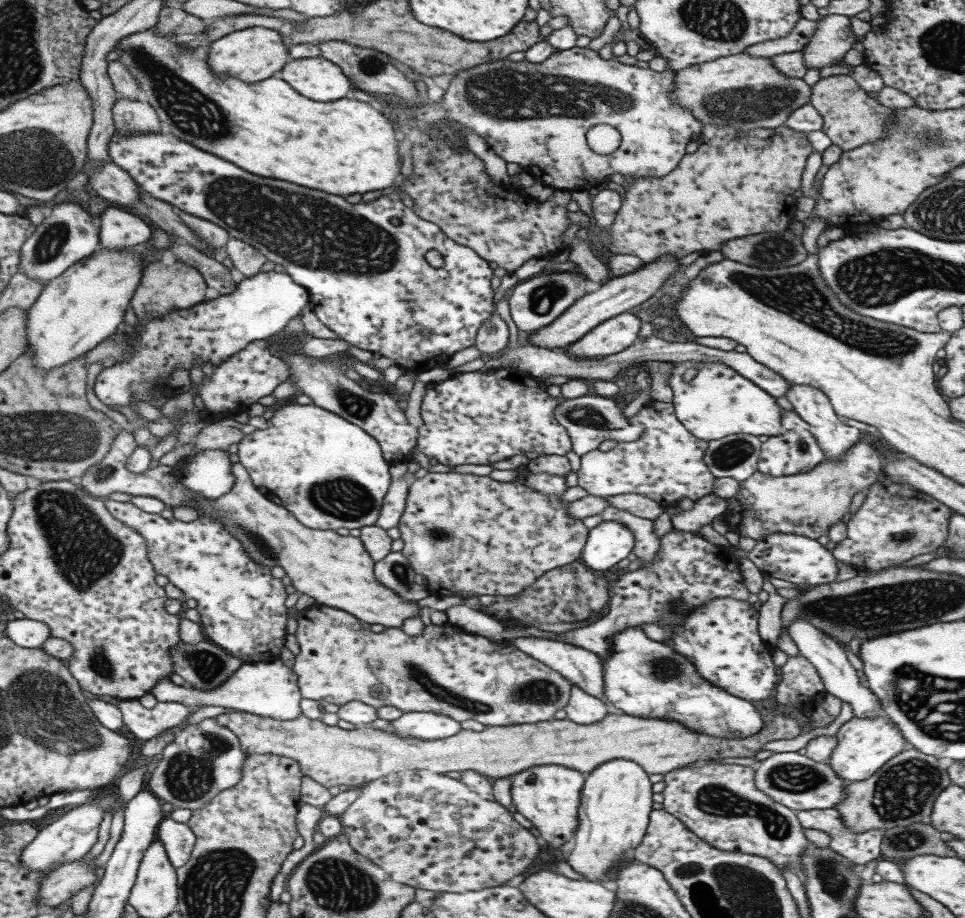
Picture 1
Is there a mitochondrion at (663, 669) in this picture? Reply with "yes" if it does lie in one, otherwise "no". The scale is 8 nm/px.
yes

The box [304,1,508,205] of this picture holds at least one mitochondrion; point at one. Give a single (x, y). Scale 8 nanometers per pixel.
(370, 65)

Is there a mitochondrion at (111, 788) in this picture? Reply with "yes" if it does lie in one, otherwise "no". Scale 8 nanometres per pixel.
no

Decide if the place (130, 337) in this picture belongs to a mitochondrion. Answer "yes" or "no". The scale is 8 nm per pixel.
no

